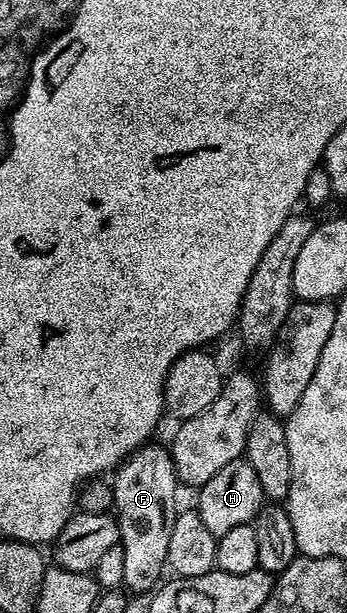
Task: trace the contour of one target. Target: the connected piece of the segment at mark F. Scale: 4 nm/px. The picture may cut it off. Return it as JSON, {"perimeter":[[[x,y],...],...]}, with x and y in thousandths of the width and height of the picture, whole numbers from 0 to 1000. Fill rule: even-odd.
{"perimeter":[[[435,724],[401,726],[343,755],[326,773],[331,786],[320,793],[326,832],[343,853],[343,889],[360,900],[354,956],[369,964],[432,964],[461,948],[458,935],[481,923],[493,850],[510,837],[510,781],[490,732],[478,726],[429,726]]]}

